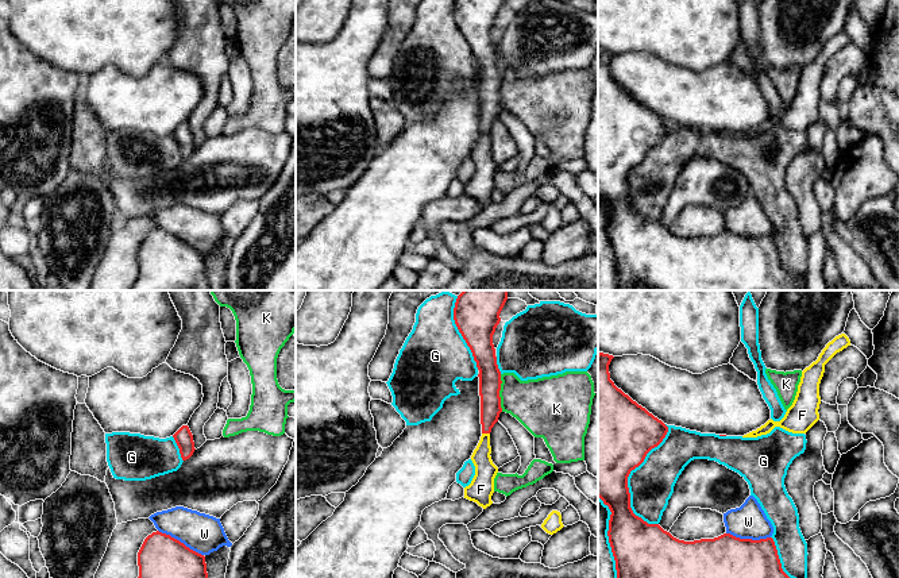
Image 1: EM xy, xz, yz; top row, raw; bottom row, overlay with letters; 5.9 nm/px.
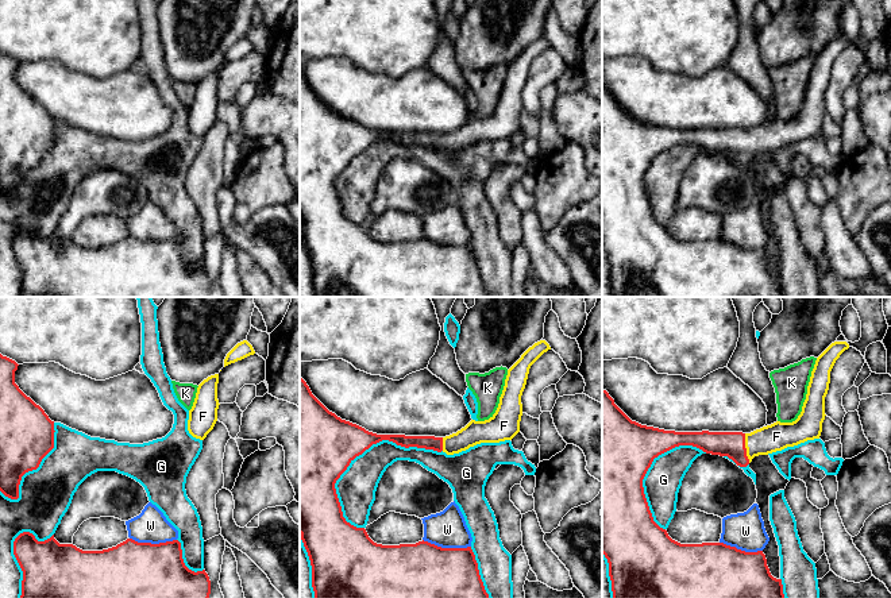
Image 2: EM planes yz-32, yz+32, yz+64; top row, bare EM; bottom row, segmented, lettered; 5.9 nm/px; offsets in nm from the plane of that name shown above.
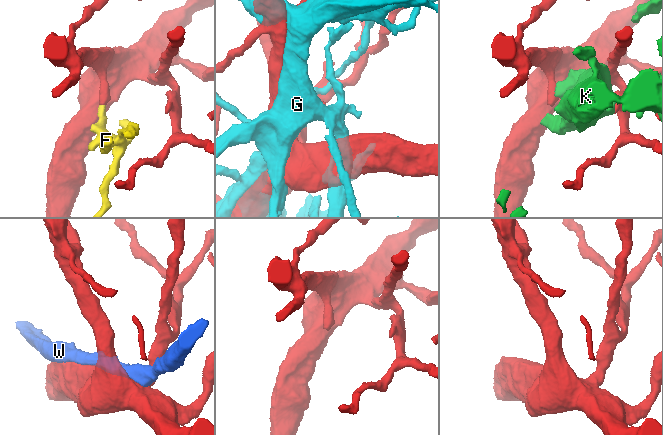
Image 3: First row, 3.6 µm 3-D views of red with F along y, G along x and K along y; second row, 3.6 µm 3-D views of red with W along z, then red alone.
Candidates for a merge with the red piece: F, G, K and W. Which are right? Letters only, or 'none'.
F

